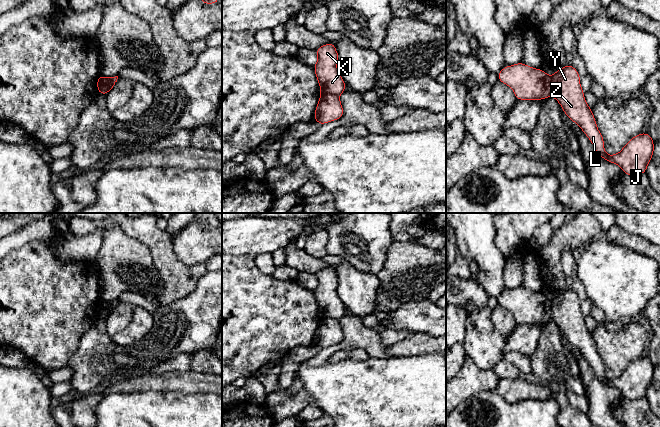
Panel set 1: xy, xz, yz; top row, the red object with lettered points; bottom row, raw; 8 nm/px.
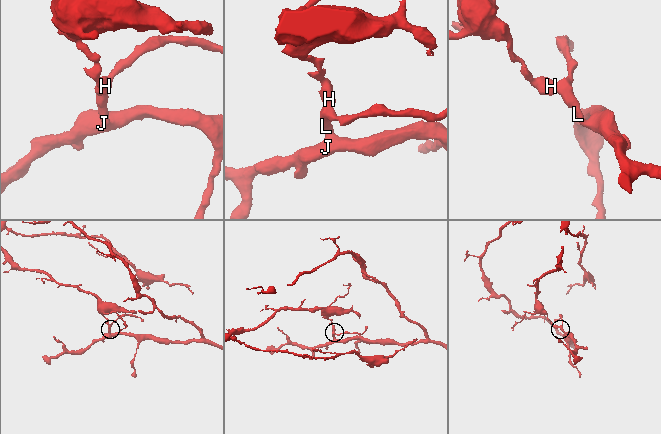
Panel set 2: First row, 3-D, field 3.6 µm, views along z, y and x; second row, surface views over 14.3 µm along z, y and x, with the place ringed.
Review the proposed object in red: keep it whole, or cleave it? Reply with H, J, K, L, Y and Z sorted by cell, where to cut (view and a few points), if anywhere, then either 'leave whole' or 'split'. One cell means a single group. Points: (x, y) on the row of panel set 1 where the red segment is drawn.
H K / J L Y Z | xy (109, 77), (104, 85), (99, 86), (99, 92) | split

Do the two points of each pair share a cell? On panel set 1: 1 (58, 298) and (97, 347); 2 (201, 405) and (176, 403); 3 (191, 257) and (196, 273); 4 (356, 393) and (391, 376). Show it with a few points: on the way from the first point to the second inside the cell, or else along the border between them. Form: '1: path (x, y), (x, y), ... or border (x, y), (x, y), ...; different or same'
1: border (97, 316), (82, 336), (78, 349), (74, 354); different
2: path (195, 405), (182, 405); same
3: border (174, 252), (187, 265), (205, 263); different
4: path (365, 393), (374, 393), (382, 385); same

